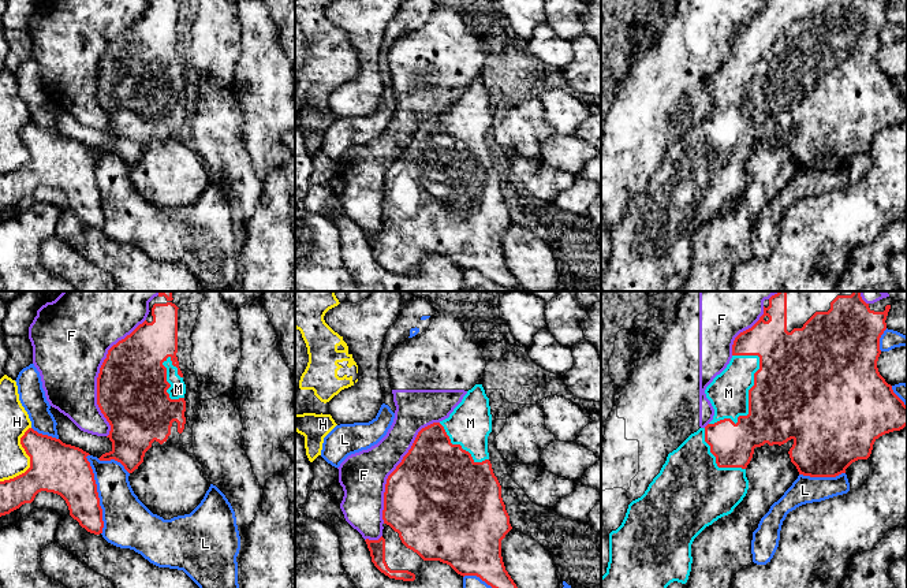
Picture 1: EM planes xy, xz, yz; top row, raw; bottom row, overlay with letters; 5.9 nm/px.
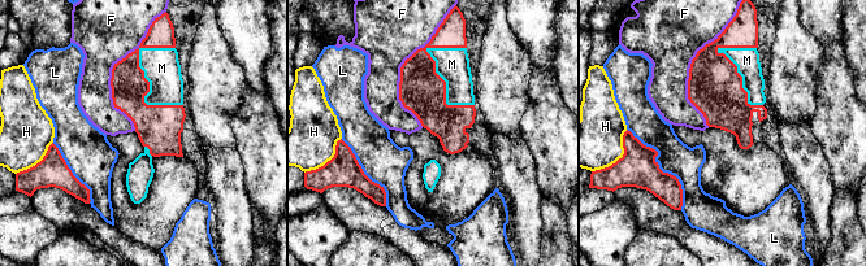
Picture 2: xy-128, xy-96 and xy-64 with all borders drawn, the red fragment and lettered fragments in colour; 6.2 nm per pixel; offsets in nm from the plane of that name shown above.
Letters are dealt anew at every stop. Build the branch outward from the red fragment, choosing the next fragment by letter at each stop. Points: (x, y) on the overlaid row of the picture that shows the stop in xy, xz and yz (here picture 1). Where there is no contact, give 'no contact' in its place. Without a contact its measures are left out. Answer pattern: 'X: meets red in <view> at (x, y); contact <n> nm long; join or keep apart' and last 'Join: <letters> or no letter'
F: meets red in xy at (99, 375); contact 750 nm long; keep apart
H: meets red in xy at (30, 461); contact 380 nm long; keep apart
L: meets red in xy at (97, 494); contact 480 nm long; keep apart
M: meets red in yz at (749, 405); contact 500 nm long; join
Join: M

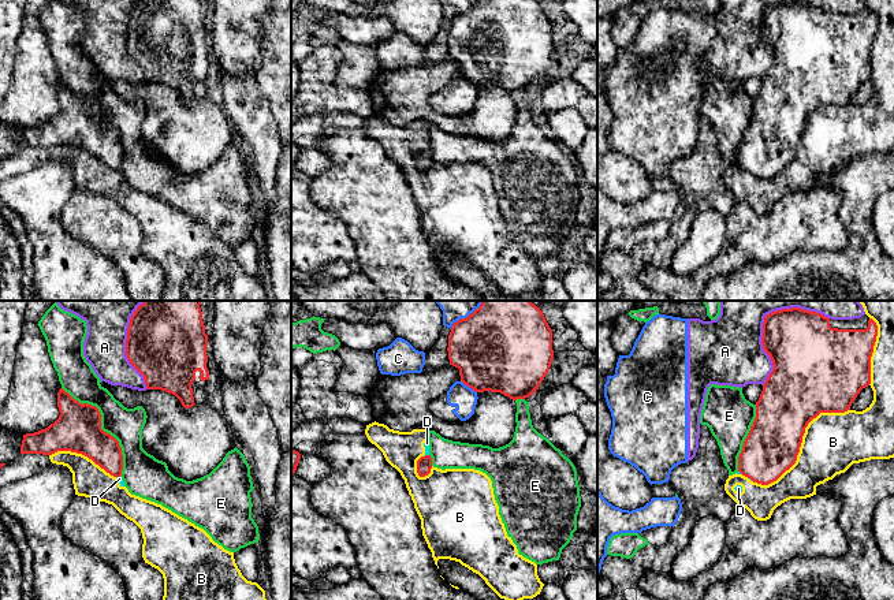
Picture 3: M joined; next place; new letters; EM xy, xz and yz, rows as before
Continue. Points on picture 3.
A: meets red in yz at (764, 320); contact 550 nm long; keep apart
B: meets red in yz at (800, 444); contact 700 nm long; keep apart
C: meets red in xz at (469, 387); contact 120 nm long; keep apart
D: meets red in xz at (425, 455); contact 40 nm long; keep apart
E: meets red in xy at (100, 427); contact 650 nm long; keep apart
Join: no letter

